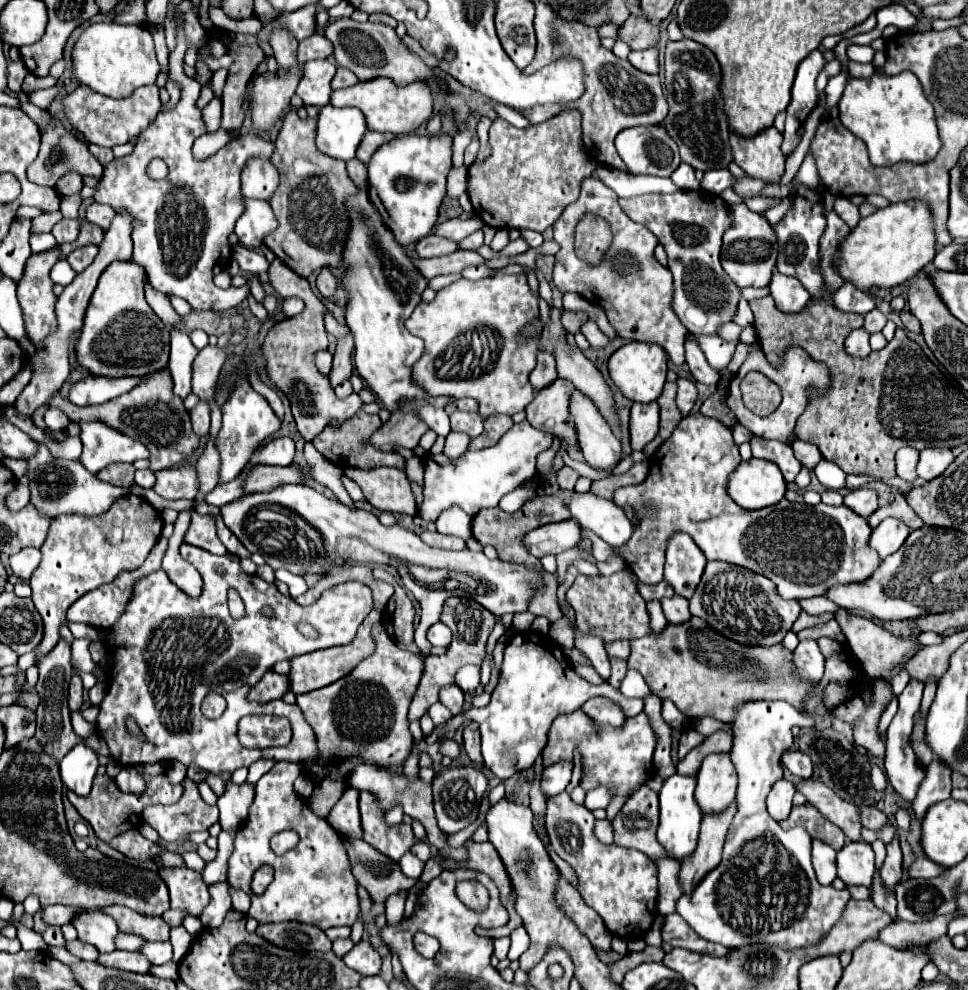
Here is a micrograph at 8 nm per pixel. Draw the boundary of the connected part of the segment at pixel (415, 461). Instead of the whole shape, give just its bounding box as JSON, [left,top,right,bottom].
[406,458,424,486]

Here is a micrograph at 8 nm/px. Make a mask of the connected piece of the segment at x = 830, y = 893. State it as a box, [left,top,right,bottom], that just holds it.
[676,700,852,950]

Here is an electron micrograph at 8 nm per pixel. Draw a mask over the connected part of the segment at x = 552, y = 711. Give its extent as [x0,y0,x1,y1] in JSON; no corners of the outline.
[466,632,644,782]

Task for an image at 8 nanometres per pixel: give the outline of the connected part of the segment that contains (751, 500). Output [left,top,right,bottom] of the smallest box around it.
[728,458,786,510]

